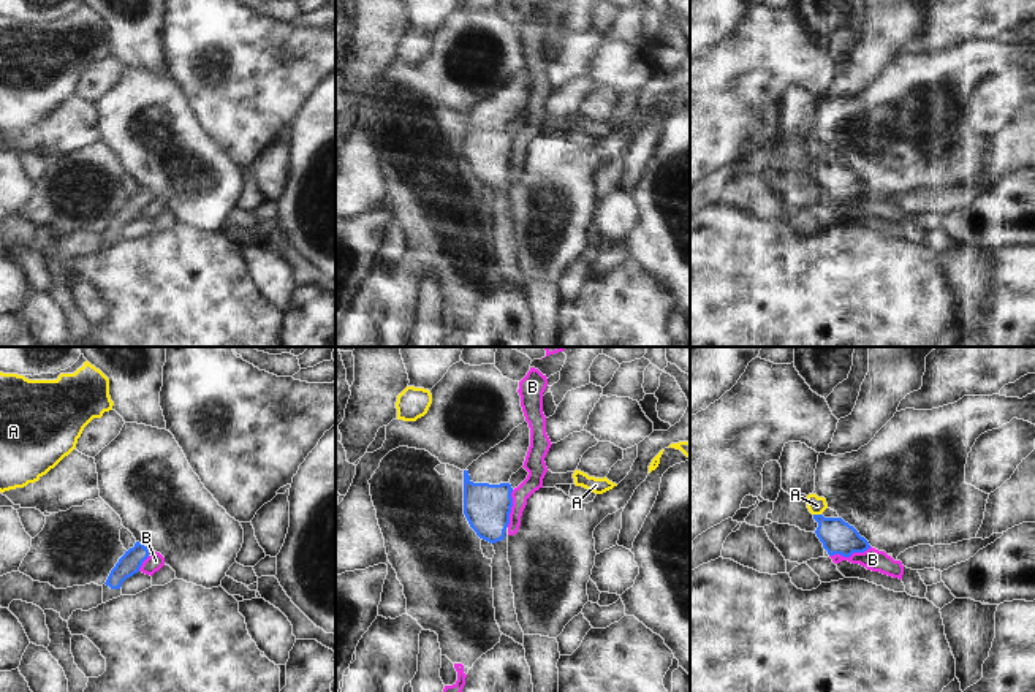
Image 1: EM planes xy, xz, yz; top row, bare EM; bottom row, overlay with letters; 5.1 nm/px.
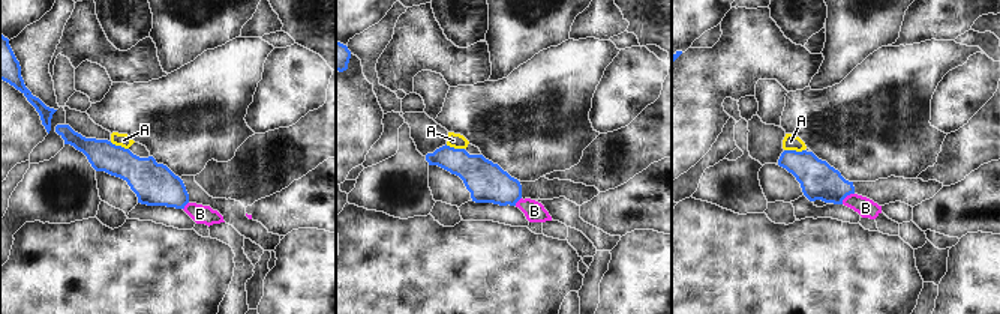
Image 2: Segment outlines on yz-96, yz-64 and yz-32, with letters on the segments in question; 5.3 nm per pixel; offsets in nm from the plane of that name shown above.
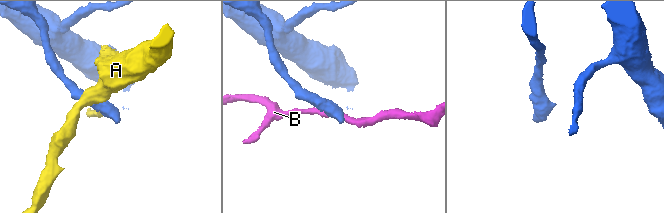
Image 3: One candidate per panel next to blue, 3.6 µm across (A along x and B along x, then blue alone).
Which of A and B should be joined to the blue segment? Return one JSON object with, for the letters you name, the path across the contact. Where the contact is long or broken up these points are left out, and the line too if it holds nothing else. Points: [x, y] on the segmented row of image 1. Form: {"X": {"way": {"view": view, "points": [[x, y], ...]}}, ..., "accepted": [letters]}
{"accepted": []}

